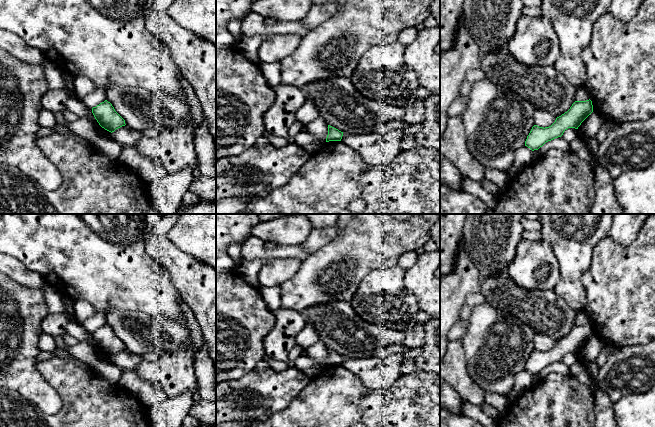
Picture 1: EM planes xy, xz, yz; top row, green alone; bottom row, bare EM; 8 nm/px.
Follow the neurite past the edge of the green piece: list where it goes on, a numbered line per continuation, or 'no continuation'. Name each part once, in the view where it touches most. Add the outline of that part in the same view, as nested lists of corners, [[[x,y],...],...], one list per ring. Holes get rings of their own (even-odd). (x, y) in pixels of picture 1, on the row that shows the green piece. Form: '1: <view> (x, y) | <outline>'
no continuation

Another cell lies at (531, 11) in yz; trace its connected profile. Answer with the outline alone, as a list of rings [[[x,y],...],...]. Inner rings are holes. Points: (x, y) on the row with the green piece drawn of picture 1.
[[[524,6],[522,13],[528,17],[539,17],[542,15],[540,7],[537,6]]]

